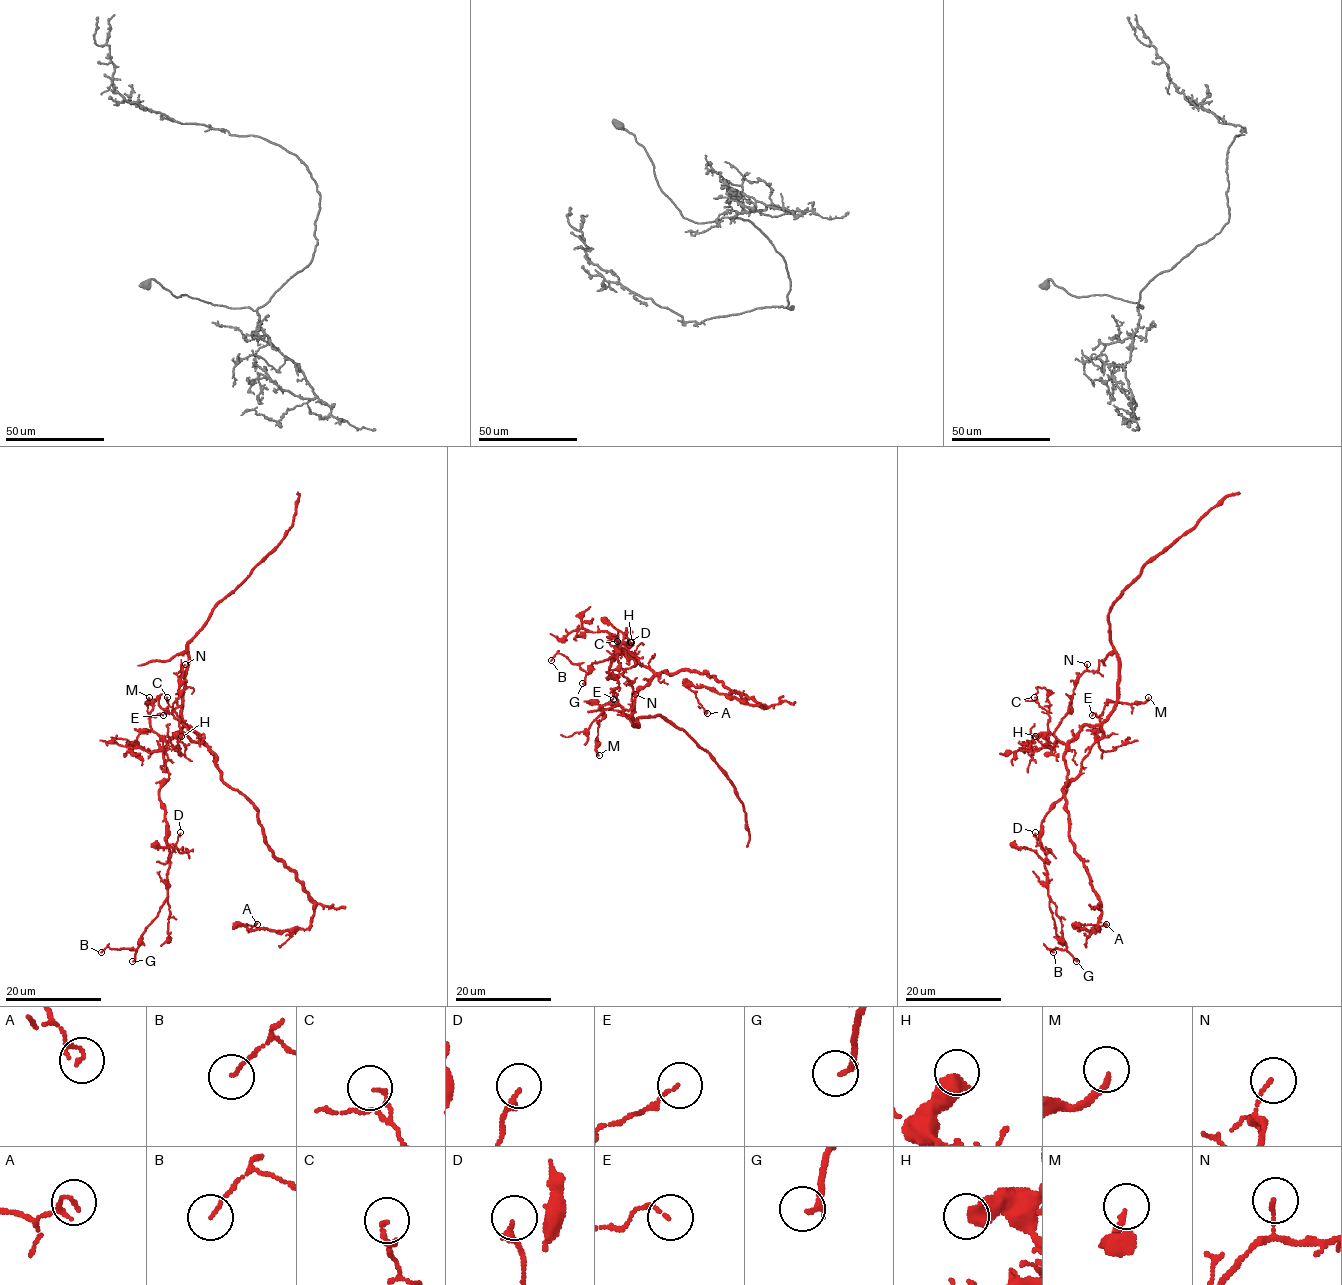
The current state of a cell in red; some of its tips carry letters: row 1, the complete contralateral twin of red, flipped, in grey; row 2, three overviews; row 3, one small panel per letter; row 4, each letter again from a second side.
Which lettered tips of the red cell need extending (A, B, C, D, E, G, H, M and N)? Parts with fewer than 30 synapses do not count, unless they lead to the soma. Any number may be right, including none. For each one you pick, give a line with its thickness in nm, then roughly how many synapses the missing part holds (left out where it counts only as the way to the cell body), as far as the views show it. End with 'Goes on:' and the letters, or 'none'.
Goes on: none

